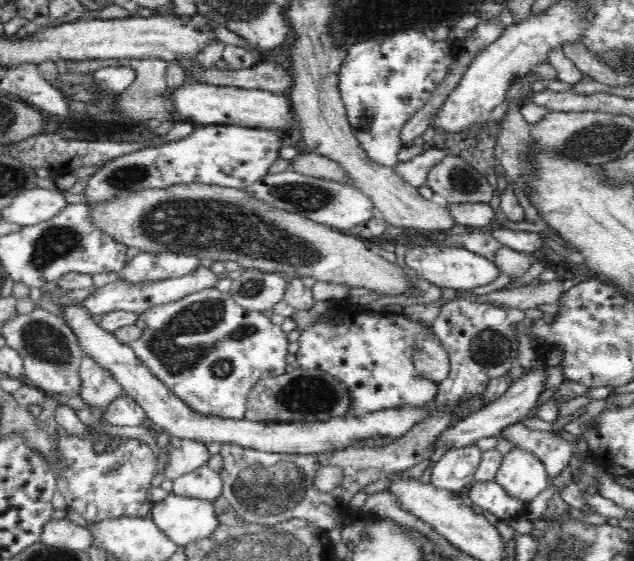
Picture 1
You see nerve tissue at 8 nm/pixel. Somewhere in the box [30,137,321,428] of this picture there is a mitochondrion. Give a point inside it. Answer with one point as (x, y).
(198, 332)

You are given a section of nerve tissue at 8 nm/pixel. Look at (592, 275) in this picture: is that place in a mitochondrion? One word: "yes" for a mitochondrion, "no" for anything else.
no

